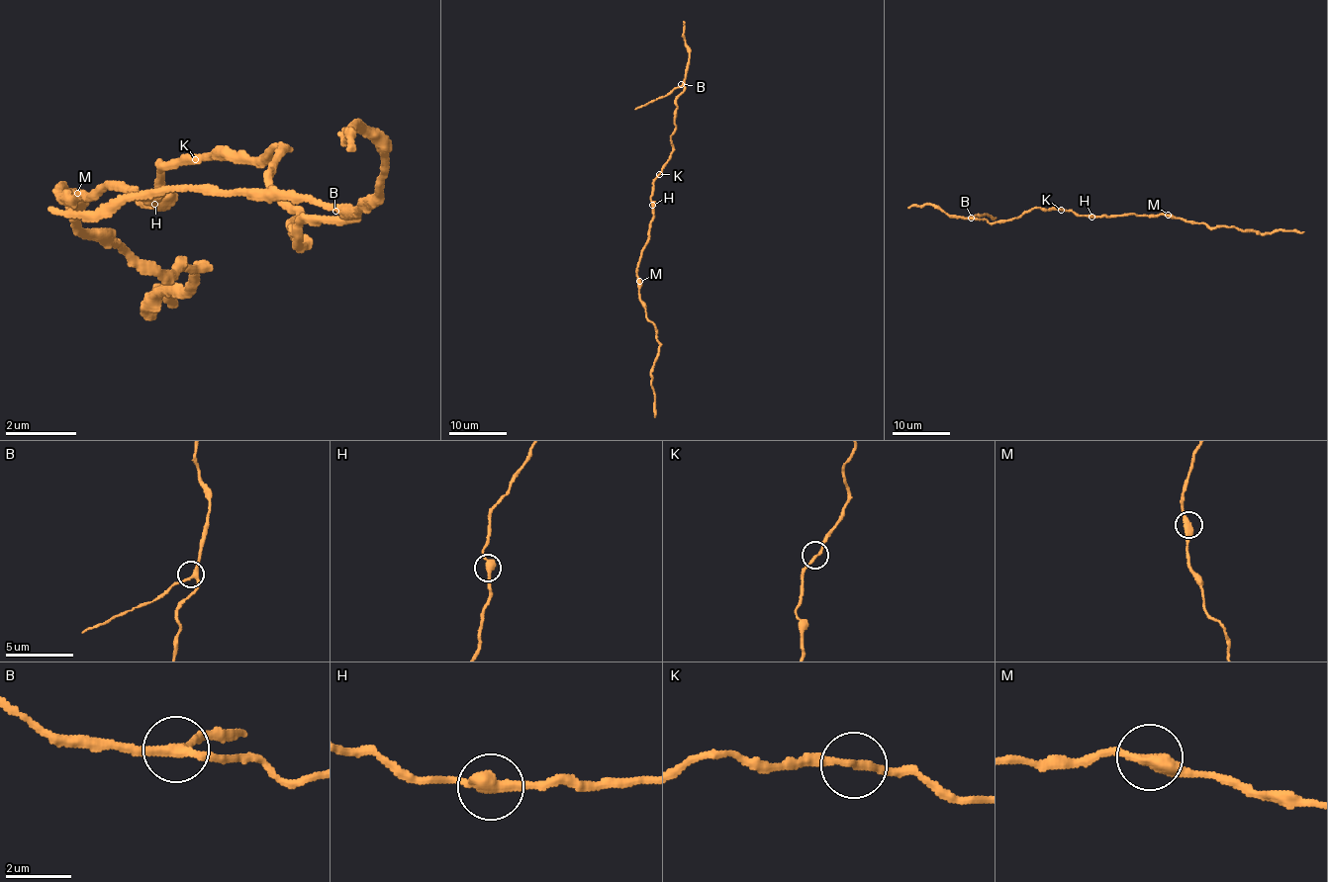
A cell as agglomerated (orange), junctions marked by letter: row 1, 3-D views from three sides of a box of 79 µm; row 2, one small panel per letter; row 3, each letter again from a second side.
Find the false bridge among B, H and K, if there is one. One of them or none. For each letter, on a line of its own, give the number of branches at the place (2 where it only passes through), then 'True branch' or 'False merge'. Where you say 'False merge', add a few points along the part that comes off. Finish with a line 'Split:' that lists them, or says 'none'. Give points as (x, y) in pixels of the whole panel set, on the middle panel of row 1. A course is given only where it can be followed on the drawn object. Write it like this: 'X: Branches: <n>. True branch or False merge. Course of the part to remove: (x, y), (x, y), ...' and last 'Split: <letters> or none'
B: Branches: 3. True branch
H: Branches: 2. True branch
K: Branches: 2. True branch
Split: none

